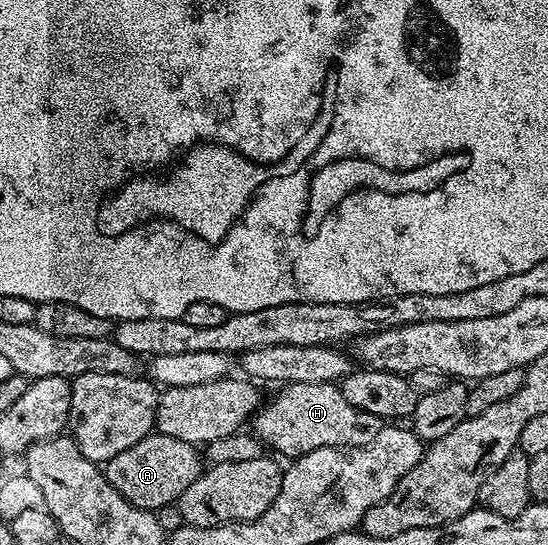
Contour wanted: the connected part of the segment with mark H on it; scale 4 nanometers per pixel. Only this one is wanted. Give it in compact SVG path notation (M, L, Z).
M335 383L288 384L279 390L281 392L269 404L267 401L255 413L254 425L256 424L256 428L254 428L254 432L267 447L269 444L273 448L273 450L271 449L273 453L281 452L281 454L276 453L281 457L304 456L310 450L319 448L360 448L366 442L370 442L370 438L374 438L380 433L382 421L374 414L366 414L361 408L350 406L350 402L346 402L346 398L340 393L339 387Z

